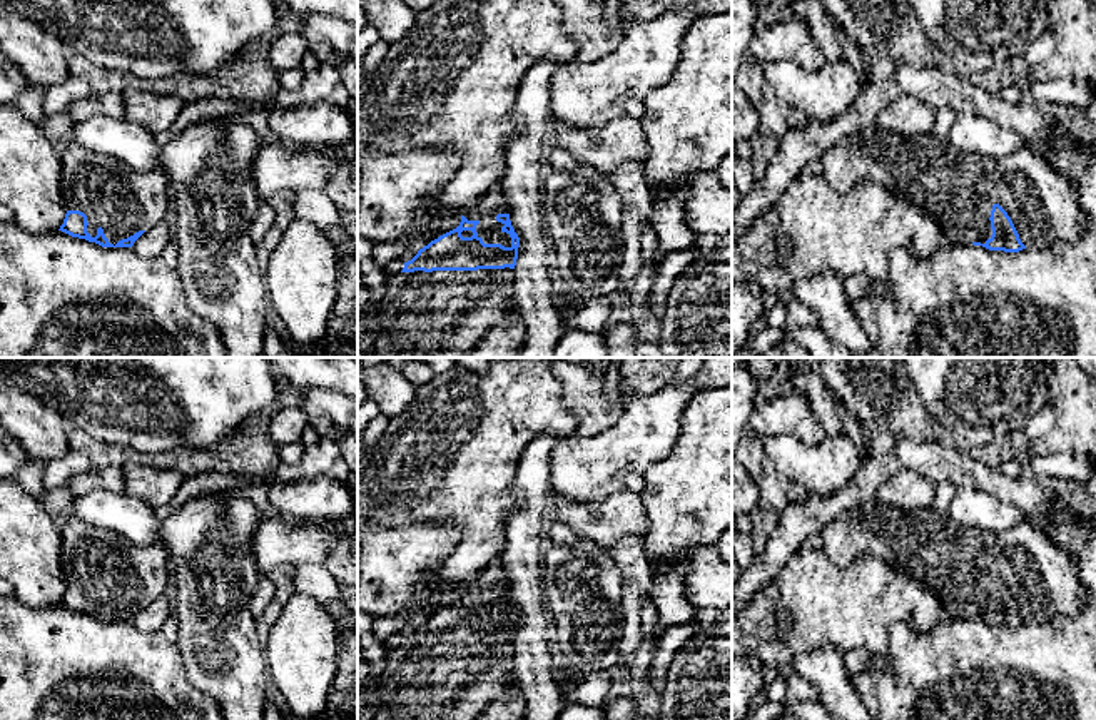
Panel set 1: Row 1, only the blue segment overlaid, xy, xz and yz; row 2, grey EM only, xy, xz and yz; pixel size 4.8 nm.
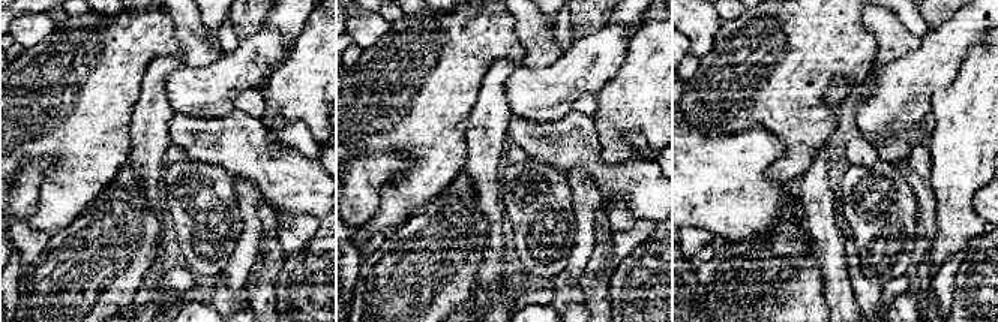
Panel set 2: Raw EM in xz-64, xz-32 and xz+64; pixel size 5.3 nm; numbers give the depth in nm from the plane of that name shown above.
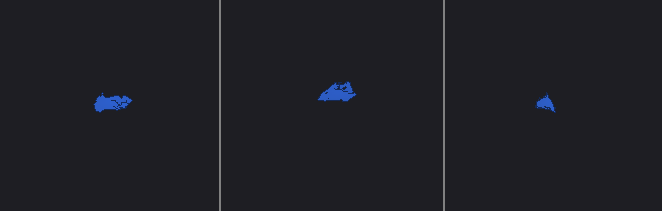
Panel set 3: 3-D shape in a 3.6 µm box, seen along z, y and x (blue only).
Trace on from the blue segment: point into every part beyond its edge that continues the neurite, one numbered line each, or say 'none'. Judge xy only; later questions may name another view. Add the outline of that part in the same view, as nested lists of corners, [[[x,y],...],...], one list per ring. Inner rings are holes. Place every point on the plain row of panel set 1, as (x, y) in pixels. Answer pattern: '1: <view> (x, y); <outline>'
1: xy (112, 570); [[[77,518],[60,525],[60,531],[63,580],[87,590],[87,606],[92,611],[102,601],[115,620],[164,595],[172,573],[162,543],[139,548],[124,535]]]

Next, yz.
1: yz (956, 563); [[[870,498],[839,513],[819,536],[830,563],[847,568],[860,553],[870,555],[929,588],[949,618],[986,618],[992,610],[989,591],[994,578],[1007,586],[1026,621],[1076,616],[1091,596],[1073,555],[1028,520],[1004,531],[986,531],[959,526],[932,508],[904,511]]]

